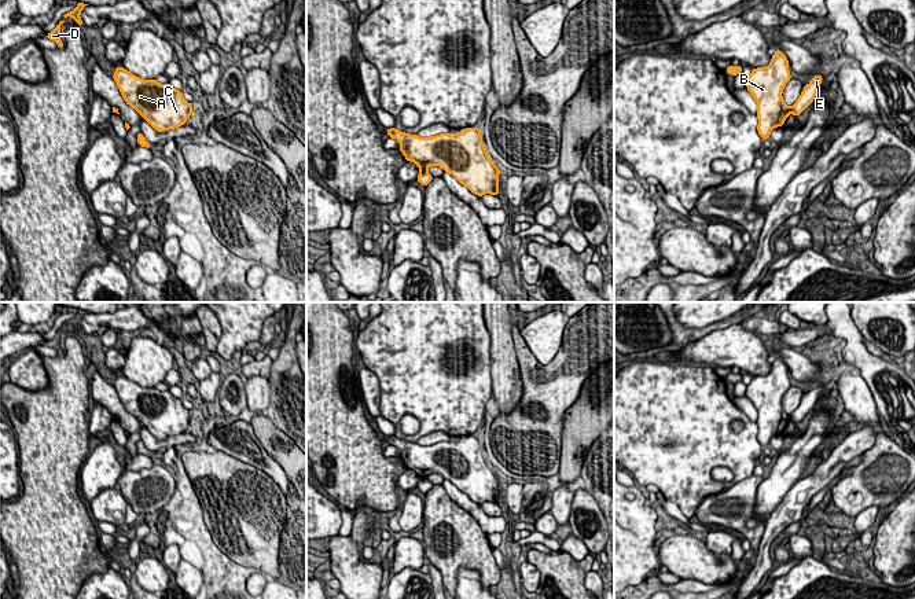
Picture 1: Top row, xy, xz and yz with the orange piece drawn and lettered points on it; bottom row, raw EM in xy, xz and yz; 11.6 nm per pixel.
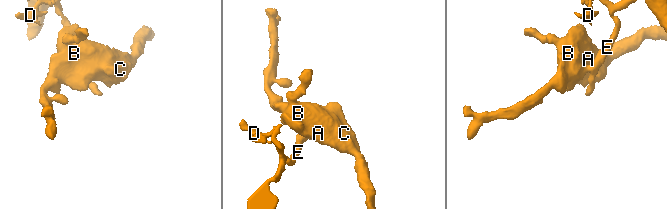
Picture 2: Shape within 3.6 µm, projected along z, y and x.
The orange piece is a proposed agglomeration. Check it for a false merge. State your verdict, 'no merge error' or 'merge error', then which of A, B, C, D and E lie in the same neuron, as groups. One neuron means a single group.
merge error; A B C / D E

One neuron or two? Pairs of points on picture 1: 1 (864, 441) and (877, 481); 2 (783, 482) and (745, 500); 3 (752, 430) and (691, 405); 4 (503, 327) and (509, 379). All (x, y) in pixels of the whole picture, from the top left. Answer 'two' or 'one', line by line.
1: two
2: two
3: one
4: one

